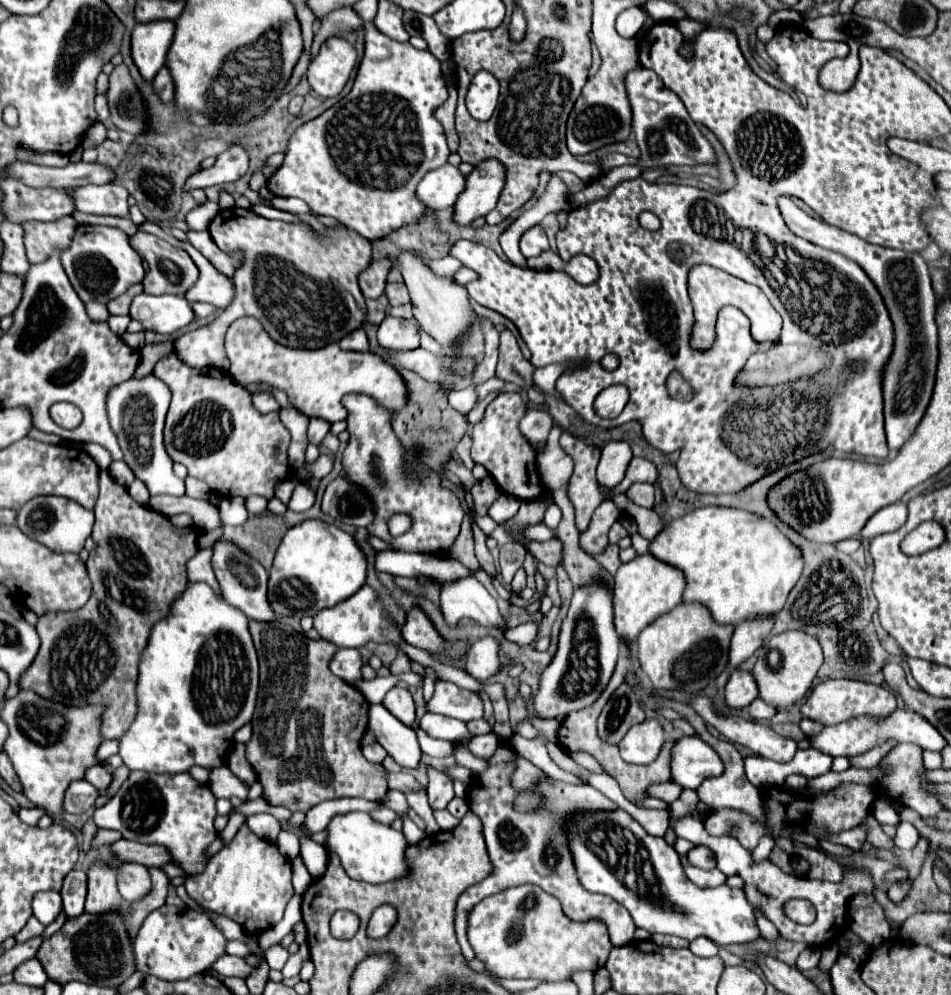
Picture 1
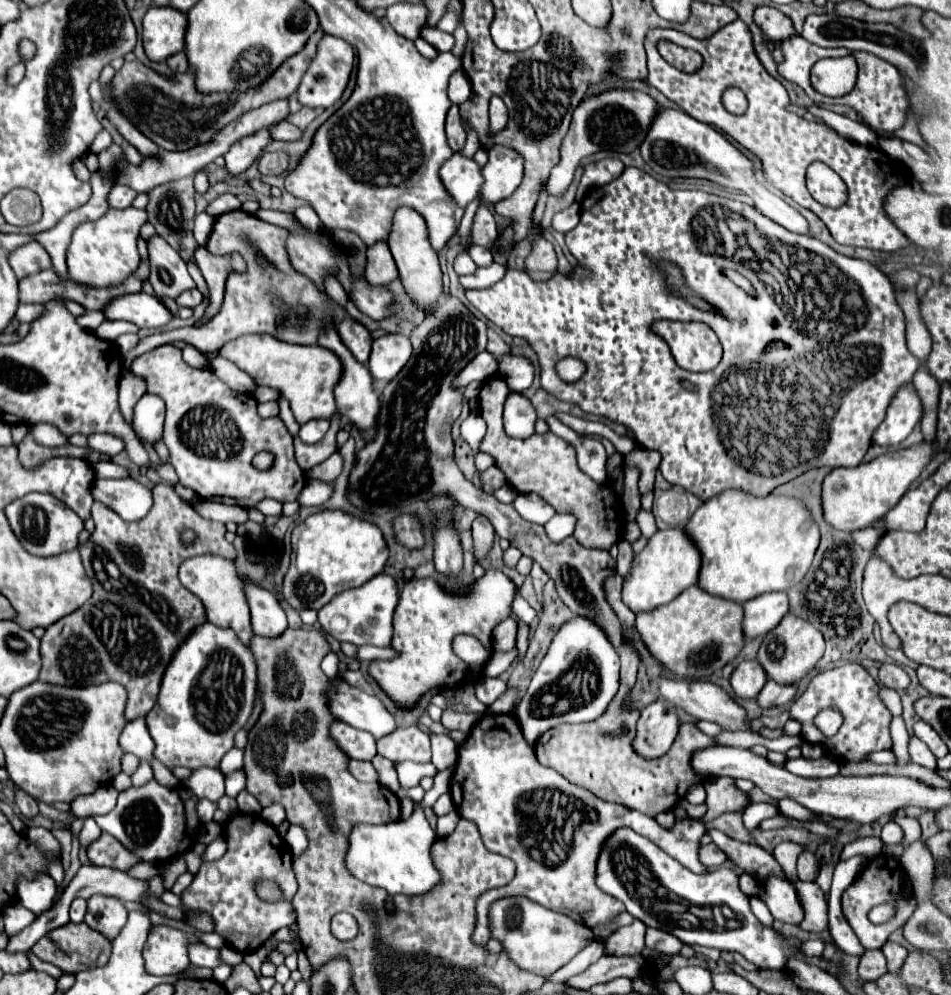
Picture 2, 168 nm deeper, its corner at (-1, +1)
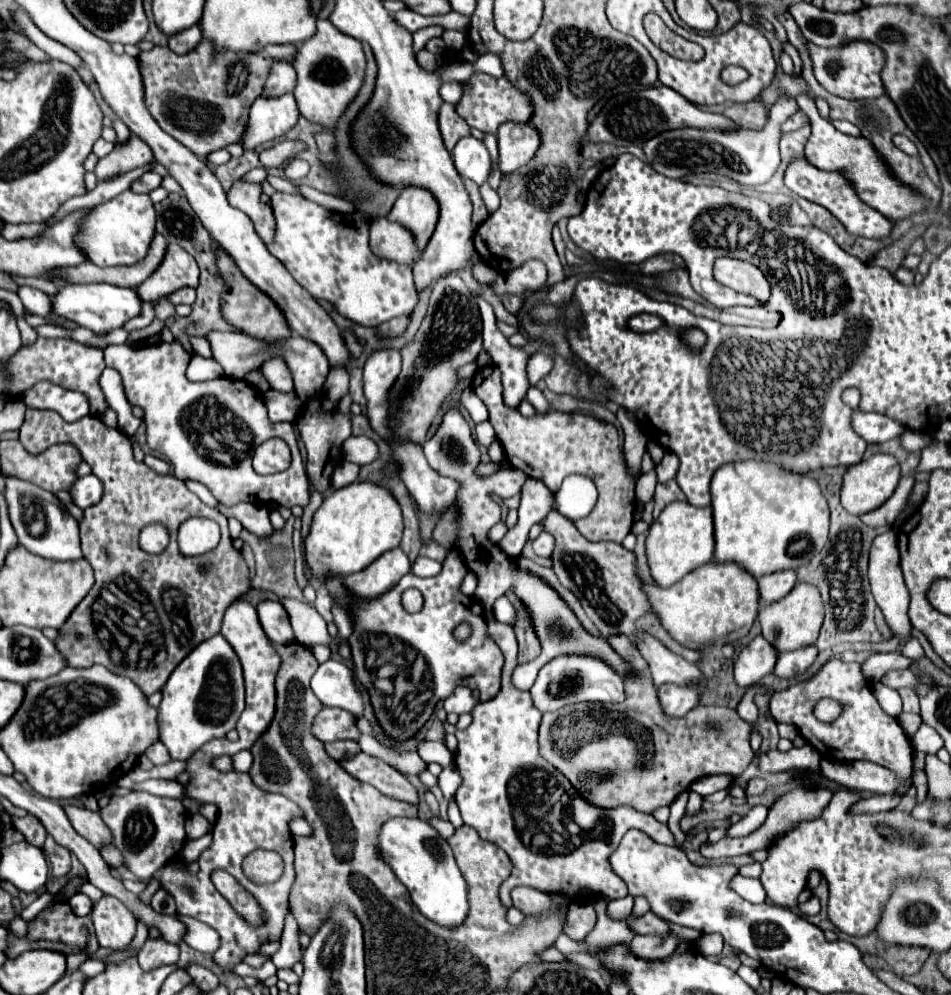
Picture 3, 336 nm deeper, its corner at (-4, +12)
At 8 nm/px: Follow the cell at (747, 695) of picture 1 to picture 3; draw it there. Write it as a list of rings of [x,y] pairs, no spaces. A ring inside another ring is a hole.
[[[759,634],[755,636],[735,660],[735,682],[739,686],[755,686],[759,680],[775,668],[777,652]]]

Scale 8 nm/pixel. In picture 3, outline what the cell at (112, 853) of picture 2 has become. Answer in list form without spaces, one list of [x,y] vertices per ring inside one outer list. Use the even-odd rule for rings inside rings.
[[[63,806],[63,810],[67,812],[67,818],[71,820],[75,832],[91,840],[95,848],[101,848],[103,844],[111,844],[111,832],[107,830],[99,812],[91,812],[81,806]]]

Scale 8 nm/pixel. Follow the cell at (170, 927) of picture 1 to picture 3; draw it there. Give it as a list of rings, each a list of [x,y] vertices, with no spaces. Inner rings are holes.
[[[147,938],[147,942],[141,946],[137,958],[139,958],[139,966],[143,970],[153,970],[163,964],[175,964],[179,958],[179,948],[175,944],[165,942],[163,938],[159,938],[159,940]]]

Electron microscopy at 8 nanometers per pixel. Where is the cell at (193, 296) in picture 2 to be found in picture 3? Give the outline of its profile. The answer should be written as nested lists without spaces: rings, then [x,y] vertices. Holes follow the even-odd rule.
[[[181,288],[175,294],[169,294],[169,300],[177,306],[177,304],[193,304],[195,302],[195,290],[193,288]]]

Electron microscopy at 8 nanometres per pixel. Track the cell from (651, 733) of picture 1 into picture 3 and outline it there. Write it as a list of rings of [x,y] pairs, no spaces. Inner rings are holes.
[[[663,684],[659,686],[659,700],[669,716],[685,716],[699,704],[703,688],[695,688],[695,684],[687,684],[687,688],[677,684]]]

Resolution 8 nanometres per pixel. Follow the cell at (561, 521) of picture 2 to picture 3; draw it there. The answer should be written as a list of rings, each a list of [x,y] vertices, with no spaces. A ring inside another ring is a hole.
[[[567,476],[557,490],[559,512],[571,520],[585,518],[597,502],[597,490],[585,476]]]

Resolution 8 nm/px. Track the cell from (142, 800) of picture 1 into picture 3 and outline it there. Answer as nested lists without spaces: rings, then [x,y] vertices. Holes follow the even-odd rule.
[[[129,792],[127,796],[113,796],[101,810],[101,818],[113,834],[113,846],[123,852],[123,866],[141,882],[151,880],[155,870],[165,866],[173,856],[179,856],[187,840],[183,830],[185,808],[181,800]]]

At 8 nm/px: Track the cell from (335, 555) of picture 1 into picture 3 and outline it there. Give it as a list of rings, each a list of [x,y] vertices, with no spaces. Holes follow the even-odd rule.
[[[353,482],[349,486],[331,490],[321,508],[315,512],[311,532],[305,540],[307,562],[313,572],[321,578],[331,574],[349,576],[363,570],[383,552],[399,546],[403,534],[401,506],[397,504],[393,492],[375,482]]]

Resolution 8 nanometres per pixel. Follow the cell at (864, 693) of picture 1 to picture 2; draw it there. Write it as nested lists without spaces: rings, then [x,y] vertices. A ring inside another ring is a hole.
[[[848,663],[838,669],[818,673],[810,681],[806,691],[794,701],[790,715],[802,723],[802,737],[808,743],[824,743],[822,731],[814,725],[816,715],[824,709],[838,709],[844,717],[838,735],[832,737],[832,749],[834,749],[830,751],[832,757],[848,759],[848,761],[864,761],[868,753],[892,747],[892,739],[890,739],[892,715],[884,705],[884,701],[880,699],[878,683],[870,677],[870,673],[862,665]]]

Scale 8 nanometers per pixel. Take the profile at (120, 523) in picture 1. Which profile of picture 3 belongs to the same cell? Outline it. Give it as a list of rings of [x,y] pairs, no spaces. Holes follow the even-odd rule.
[[[27,406],[25,422],[21,426],[21,444],[31,454],[41,454],[53,444],[71,444],[81,452],[81,458],[91,466],[91,472],[101,480],[103,484],[103,496],[97,504],[87,508],[83,512],[83,520],[79,522],[79,536],[81,536],[81,548],[83,556],[89,560],[95,572],[95,586],[91,592],[81,600],[81,604],[73,610],[69,620],[59,630],[59,638],[55,640],[59,652],[65,656],[69,666],[75,668],[91,668],[95,664],[101,664],[109,668],[115,674],[123,674],[131,678],[147,696],[161,690],[175,670],[175,666],[203,640],[215,636],[221,628],[223,612],[233,604],[233,600],[247,594],[251,588],[249,582],[249,570],[241,558],[241,552],[233,548],[227,518],[219,514],[217,510],[205,506],[181,480],[175,476],[159,476],[149,466],[137,462],[133,458],[131,442],[119,428],[107,428],[99,416],[83,416],[77,422],[65,422],[57,412],[53,410],[39,410]],[[189,518],[211,518],[221,528],[221,542],[213,552],[207,552],[203,556],[185,556],[181,554],[177,546],[177,530],[179,526]],[[153,522],[169,522],[171,542],[169,548],[159,554],[151,556],[145,554],[139,548],[139,532],[143,526]],[[115,586],[115,588],[111,588]],[[109,596],[117,596],[117,602],[111,602]],[[97,600],[101,600],[101,608],[97,610]],[[121,600],[121,604],[119,604]],[[129,602],[129,604],[127,604]],[[111,614],[111,616],[109,616]],[[111,622],[111,624],[109,624]],[[111,626],[111,634],[107,640],[103,640],[103,630]],[[115,626],[115,628],[113,628]]]

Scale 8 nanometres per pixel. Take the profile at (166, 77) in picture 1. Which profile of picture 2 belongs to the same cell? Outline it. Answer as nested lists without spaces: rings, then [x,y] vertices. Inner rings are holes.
[[[184,53],[172,55],[166,63],[172,69],[172,73],[186,73],[188,71],[188,61],[186,61],[186,55]]]

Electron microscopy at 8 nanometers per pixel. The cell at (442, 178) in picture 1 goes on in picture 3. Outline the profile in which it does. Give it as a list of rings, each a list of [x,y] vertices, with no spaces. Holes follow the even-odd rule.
[[[473,136],[461,138],[457,142],[457,146],[453,148],[453,162],[463,178],[469,178],[477,184],[487,182],[493,166],[487,146],[483,144],[483,140],[477,140]]]

